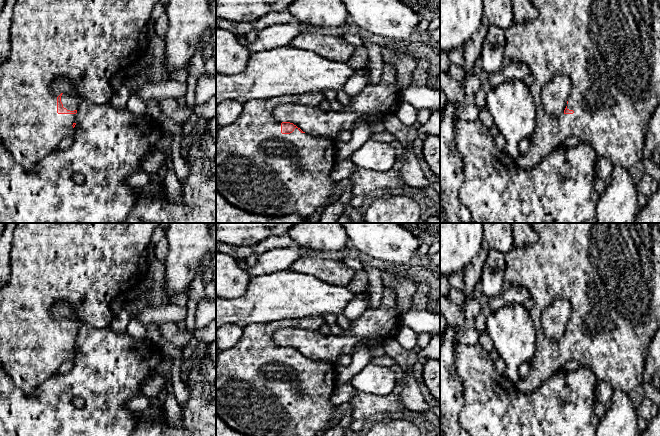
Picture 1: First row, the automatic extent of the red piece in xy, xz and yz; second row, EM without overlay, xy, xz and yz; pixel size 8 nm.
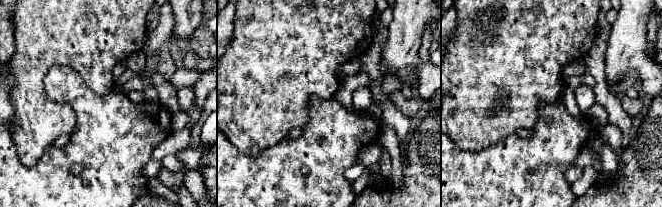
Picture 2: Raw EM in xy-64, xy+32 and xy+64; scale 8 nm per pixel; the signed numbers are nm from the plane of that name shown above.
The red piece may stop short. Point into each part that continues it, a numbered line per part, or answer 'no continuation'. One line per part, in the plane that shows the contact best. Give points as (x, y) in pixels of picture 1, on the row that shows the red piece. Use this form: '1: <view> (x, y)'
1: xz (259, 170)

